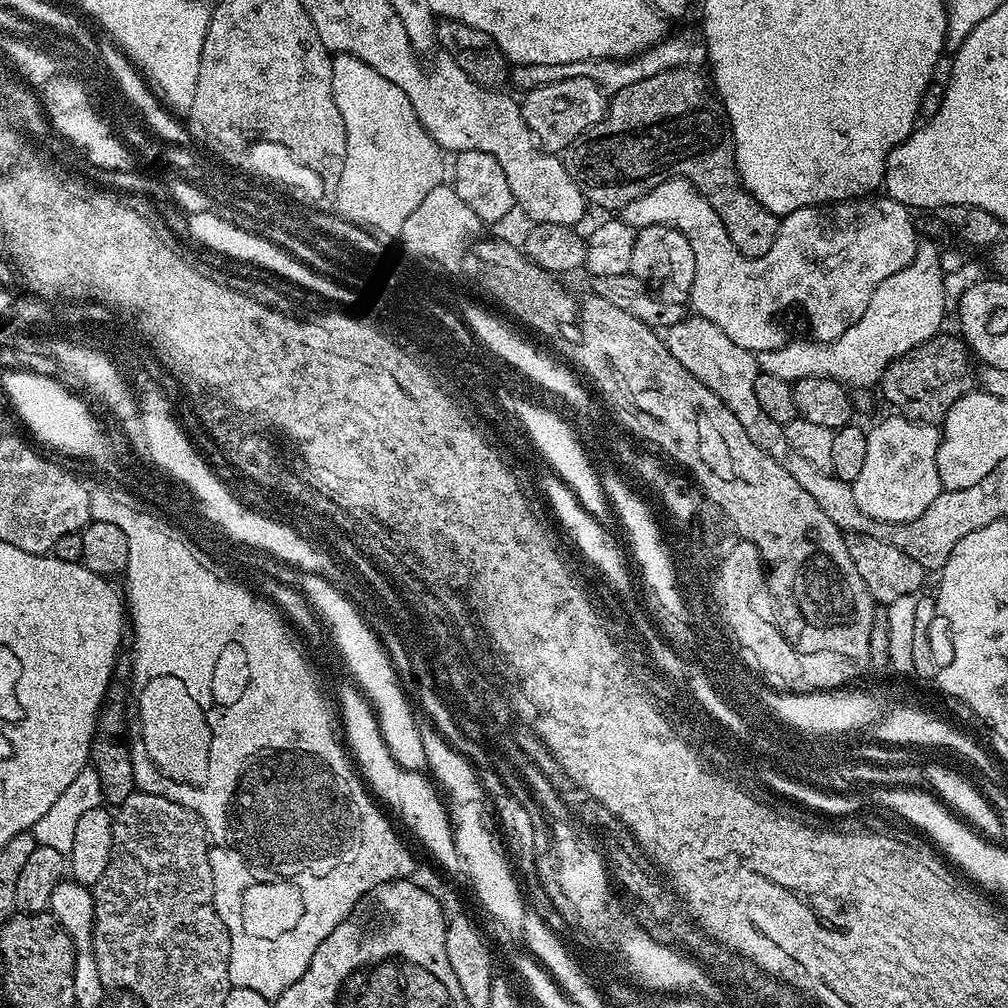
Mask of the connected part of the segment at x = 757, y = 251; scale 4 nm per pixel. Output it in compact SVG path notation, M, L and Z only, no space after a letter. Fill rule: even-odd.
M695 67L668 69L612 94L602 122L590 126L563 153L564 169L589 205L616 210L676 176L689 180L722 218L730 242L743 256L755 258L774 246L781 217L744 189L728 115L702 72Z

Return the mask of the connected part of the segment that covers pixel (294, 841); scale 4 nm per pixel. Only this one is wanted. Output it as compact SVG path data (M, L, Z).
M100 492L96 500L90 498L90 514L92 520L114 522L115 525L125 528L131 540L132 571L126 580L126 604L130 609L130 628L136 631L136 661L132 664L131 675L134 677L135 691L136 688L140 691L134 696L135 703L136 700L140 703L140 736L144 739L144 748L148 751L149 758L170 779L181 780L182 783L200 791L200 817L214 837L215 847L217 844L224 851L210 851L210 866L214 878L216 912L230 934L230 982L233 988L258 990L258 994L273 1001L287 988L294 986L294 982L298 982L302 974L306 974L306 966L310 966L314 950L322 946L326 934L330 934L330 930L334 930L338 922L350 915L354 906L367 892L374 890L374 886L382 882L411 877L412 871L416 868L416 860L412 857L411 850L400 841L399 834L392 829L391 822L380 813L381 805L373 799L365 781L358 775L338 735L337 725L332 725L333 709L331 708L332 712L328 709L328 704L324 701L315 678L312 677L305 645L301 637L290 627L289 621L284 616L280 617L271 603L257 606L249 599L249 595L240 592L240 588L236 588L229 580L215 577L203 570L194 570L188 554L181 548L181 542L176 544L176 540L168 540L164 532L156 532L156 524L152 524L148 516L136 516L132 508L116 504L112 496L104 496L104 492Z

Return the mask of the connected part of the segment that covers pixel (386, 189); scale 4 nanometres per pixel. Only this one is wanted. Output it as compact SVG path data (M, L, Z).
M333 55L332 93L346 126L346 162L342 178L334 190L335 211L350 223L367 228L381 237L399 237L402 222L406 222L406 218L418 210L422 198L426 198L426 194L430 194L430 190L445 179L446 160L443 160L442 149L430 138L422 122L418 122L414 106L410 106L410 98L406 98L406 94L402 94L390 78L382 78L378 70L370 70L366 62L353 56Z

